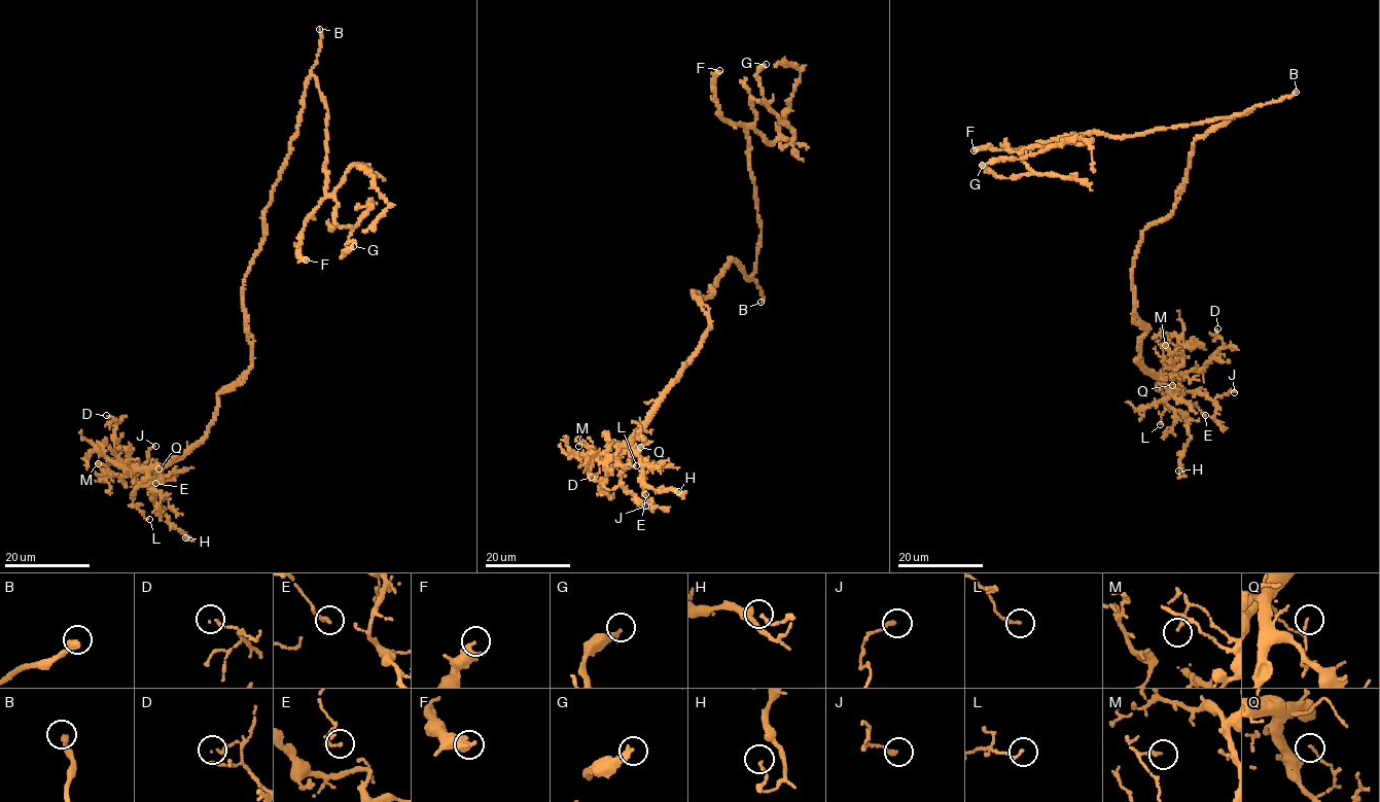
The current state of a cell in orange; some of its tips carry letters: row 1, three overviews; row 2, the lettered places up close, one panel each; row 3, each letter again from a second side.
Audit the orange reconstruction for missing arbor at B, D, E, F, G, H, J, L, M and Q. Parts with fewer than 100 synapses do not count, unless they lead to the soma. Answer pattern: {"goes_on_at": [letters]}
{"goes_on_at": ["B"]}

